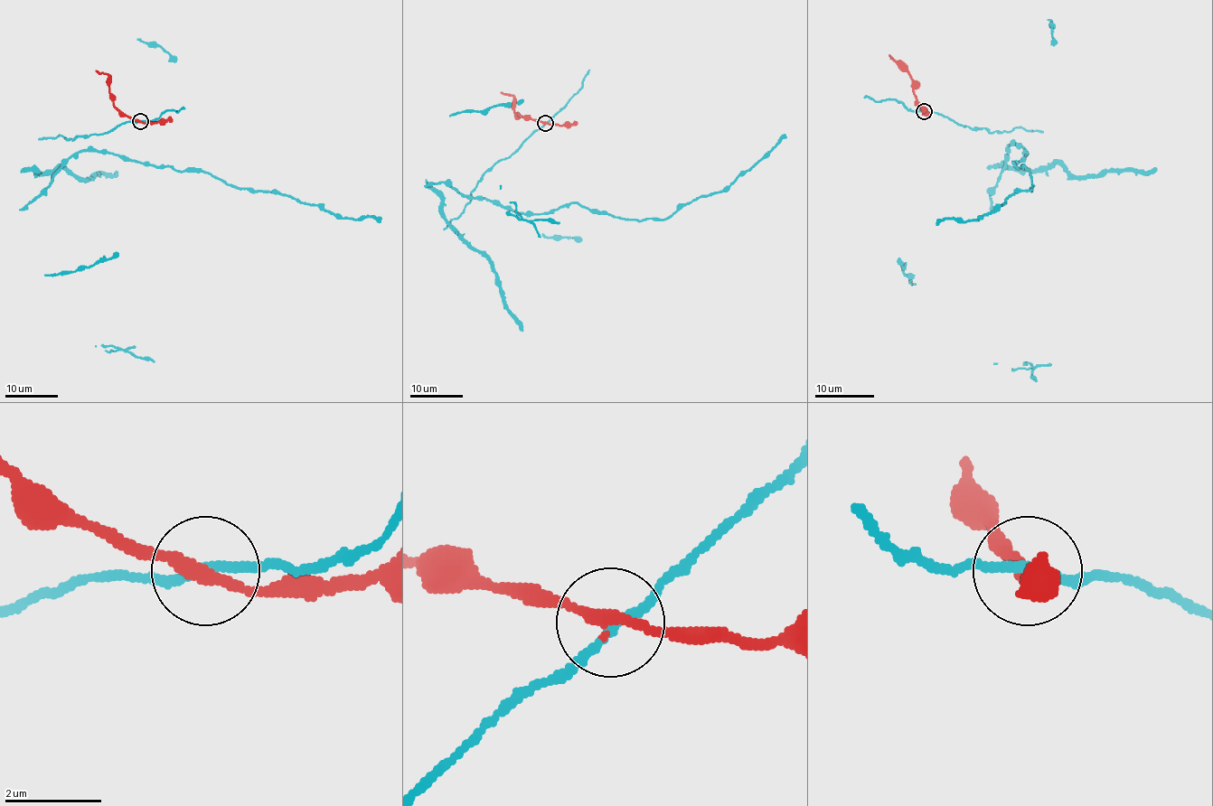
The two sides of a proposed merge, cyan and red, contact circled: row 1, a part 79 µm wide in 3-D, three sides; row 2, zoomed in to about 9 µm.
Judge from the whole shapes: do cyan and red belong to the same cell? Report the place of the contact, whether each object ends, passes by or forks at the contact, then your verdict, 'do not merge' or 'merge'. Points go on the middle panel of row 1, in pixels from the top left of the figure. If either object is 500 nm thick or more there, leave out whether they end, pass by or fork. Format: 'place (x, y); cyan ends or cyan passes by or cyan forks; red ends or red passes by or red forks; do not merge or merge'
place (545, 123); cyan passes by; red passes by; merge

